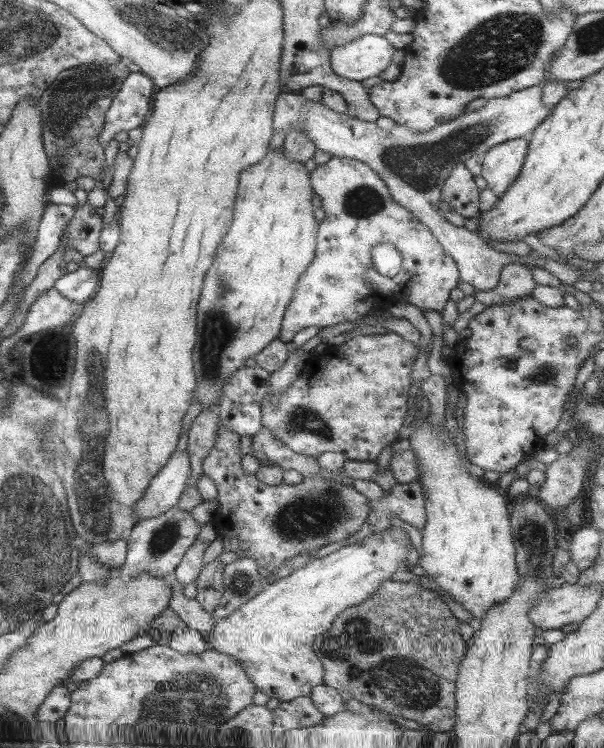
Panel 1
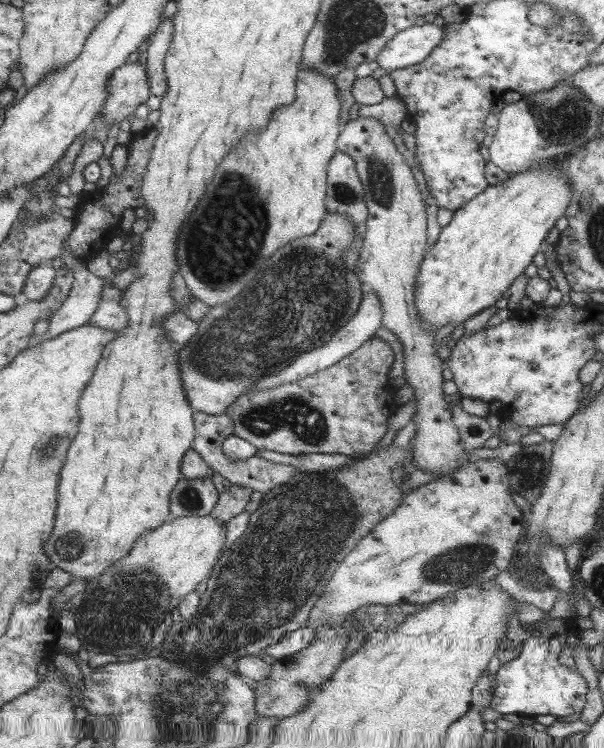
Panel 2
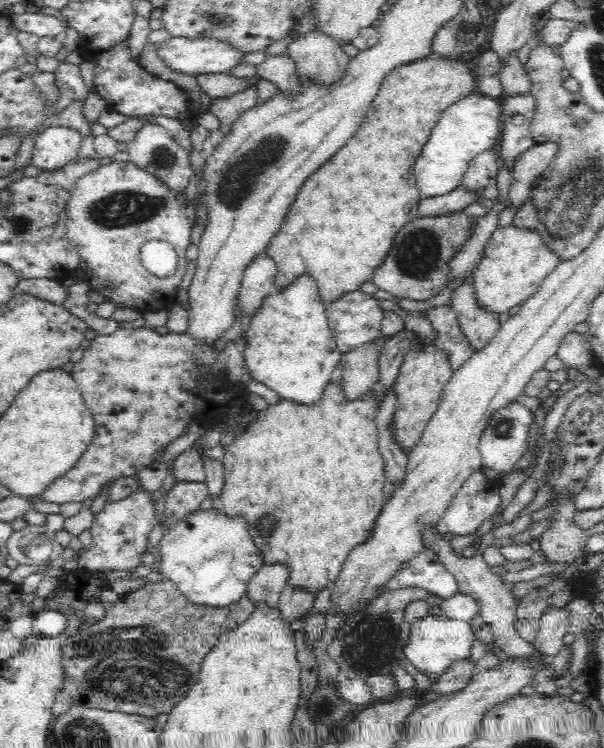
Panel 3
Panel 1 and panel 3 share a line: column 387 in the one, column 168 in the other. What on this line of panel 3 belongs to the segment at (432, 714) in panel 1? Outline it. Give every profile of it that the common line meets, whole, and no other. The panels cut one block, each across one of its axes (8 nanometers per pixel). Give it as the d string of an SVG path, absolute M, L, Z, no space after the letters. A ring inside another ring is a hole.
M170 579L156 583L150 582L143 589L122 595L118 601L113 603L112 609L107 611L104 618L100 621L89 620L81 627L78 634L74 634L74 638L67 640L63 647L63 669L65 672L63 692L70 695L73 706L87 706L90 708L123 712L124 714L137 714L148 718L156 718L160 714L170 715L172 708L186 698L188 690L194 686L194 682L198 682L202 660L212 650L212 646L214 646L217 639L227 631L240 626L244 620L247 620L250 614L253 614L254 607L255 604L252 603L250 597L244 595L240 597L240 600L228 606L206 608L204 605L189 601Z

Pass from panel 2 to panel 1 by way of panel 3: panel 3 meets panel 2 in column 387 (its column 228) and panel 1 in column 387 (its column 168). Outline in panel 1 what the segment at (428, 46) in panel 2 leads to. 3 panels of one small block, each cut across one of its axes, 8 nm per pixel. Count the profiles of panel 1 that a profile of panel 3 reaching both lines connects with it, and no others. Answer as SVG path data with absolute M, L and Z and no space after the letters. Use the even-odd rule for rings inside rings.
M364 34L330 52L330 66L334 73L347 80L361 82L378 76L392 59L393 46L384 37Z

